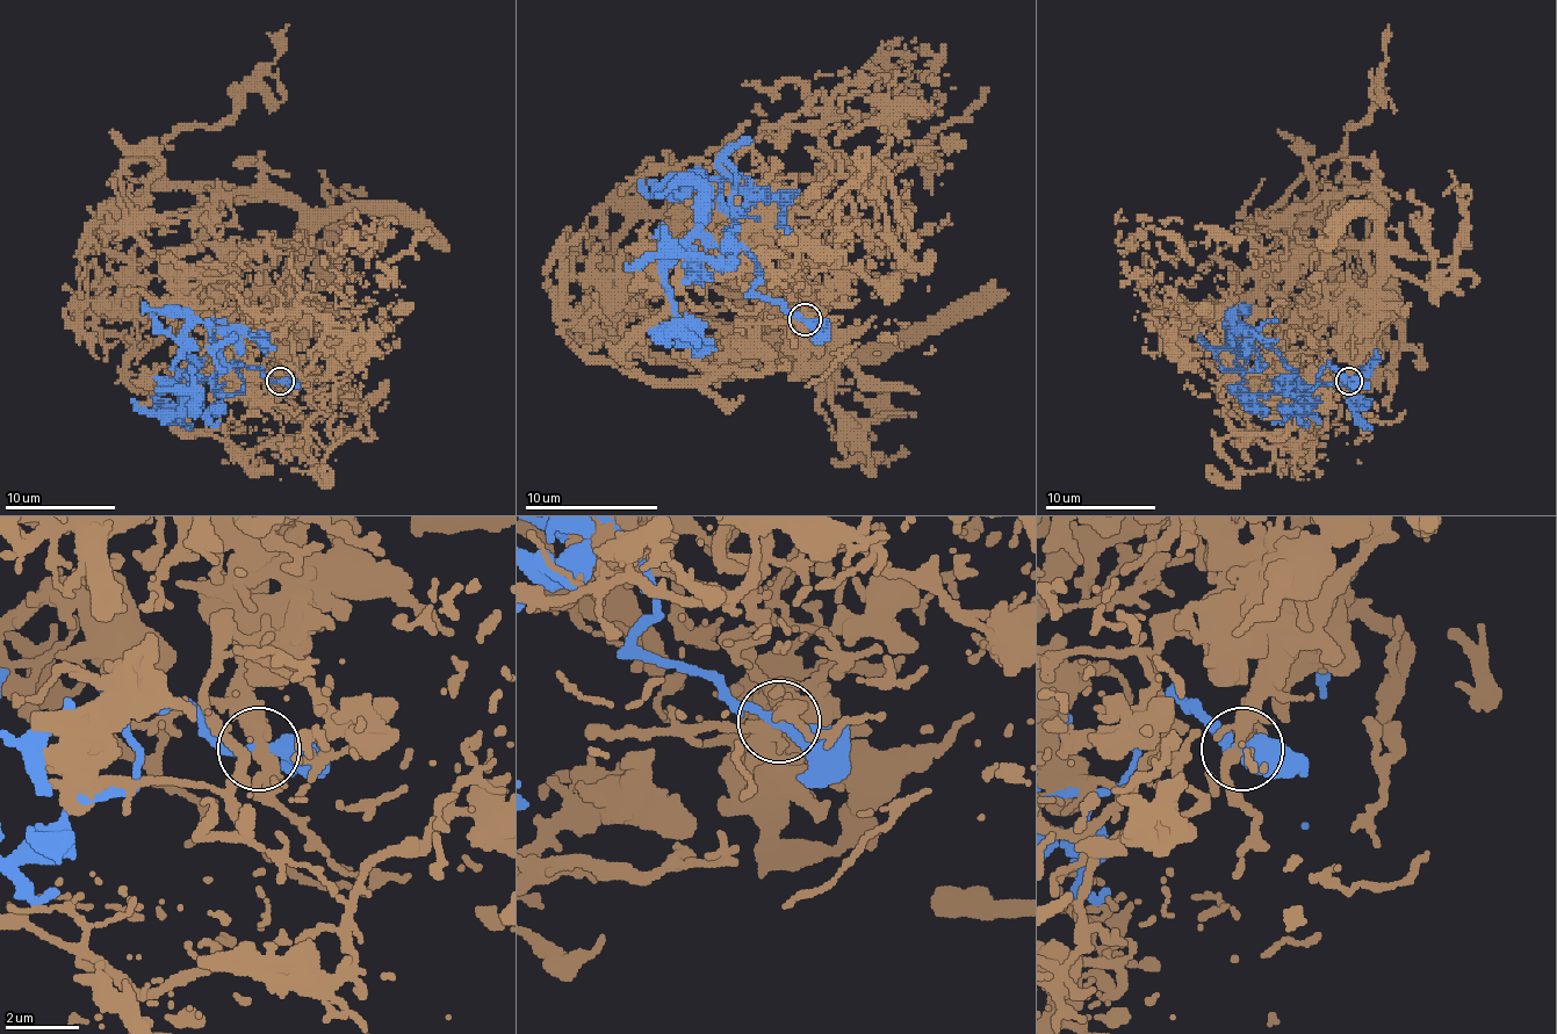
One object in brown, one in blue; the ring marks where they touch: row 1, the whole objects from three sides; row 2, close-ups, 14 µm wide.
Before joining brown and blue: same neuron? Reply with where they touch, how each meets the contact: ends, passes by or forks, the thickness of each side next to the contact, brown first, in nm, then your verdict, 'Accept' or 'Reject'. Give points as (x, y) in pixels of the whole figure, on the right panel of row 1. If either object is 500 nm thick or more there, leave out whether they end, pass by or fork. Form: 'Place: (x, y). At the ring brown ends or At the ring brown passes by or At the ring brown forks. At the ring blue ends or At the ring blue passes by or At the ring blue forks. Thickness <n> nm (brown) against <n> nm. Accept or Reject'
Place: (1349, 381). At the ring brown forks. At the ring blue passes by. Thickness 300 nm (brown) against 300 nm. Reject

